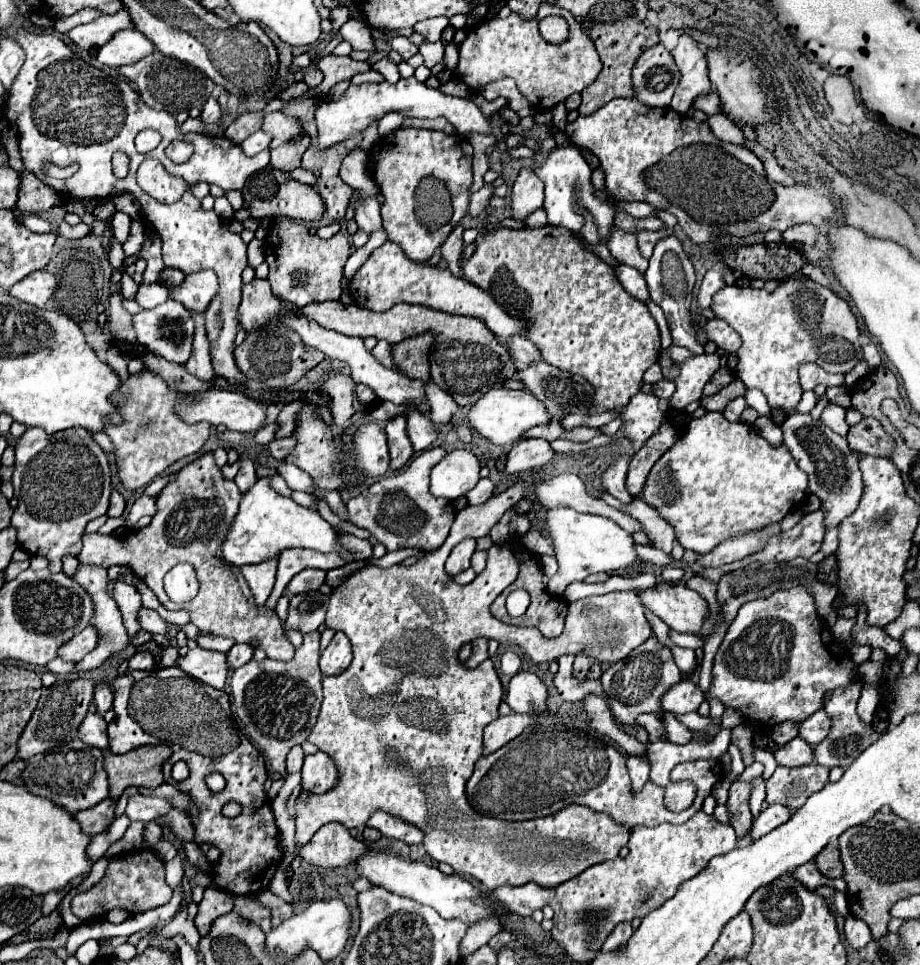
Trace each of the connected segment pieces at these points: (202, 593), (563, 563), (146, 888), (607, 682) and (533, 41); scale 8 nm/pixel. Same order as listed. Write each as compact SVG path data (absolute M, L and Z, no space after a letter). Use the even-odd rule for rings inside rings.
M205 454L195 462L183 466L177 472L177 480L161 490L157 500L157 514L147 528L131 532L131 536L127 536L125 540L119 540L115 536L85 534L83 550L77 558L83 564L97 564L103 568L115 564L131 566L131 570L157 594L159 602L167 610L187 610L191 622L199 630L215 636L229 636L237 642L259 640L261 648L267 652L267 658L291 660L295 648L283 634L279 616L275 614L275 610L267 610L265 606L257 606L253 602L253 594L239 568L223 562L219 550L227 528L235 518L239 500L241 492L237 490L235 482L221 476L221 470L215 466L213 454ZM177 562L193 564L201 582L197 598L185 604L173 604L163 590L163 576Z
M557 506L557 508L551 508L545 512L545 534L553 540L555 558L559 562L559 572L553 578L549 578L547 590L557 596L561 596L565 592L567 584L583 580L589 574L621 570L621 568L637 562L635 542L633 542L631 534L603 516L581 514L573 508Z
M134 850L123 853L119 856L113 856L109 860L109 866L105 870L105 876L93 884L87 892L77 894L71 900L71 912L79 918L103 918L105 912L113 908L123 908L127 912L145 912L157 906L163 906L171 900L171 886L165 882L165 870L163 862L153 850Z
M651 636L645 644L641 644L639 648L635 648L625 660L619 660L617 664L609 666L603 676L601 676L601 684L603 684L603 690L605 694L609 696L609 704L611 704L611 712L617 720L621 720L623 724L631 724L631 726L637 726L639 724L635 722L635 718L641 714L641 712L649 712L649 714L655 714L657 710L661 710L661 696L673 686L677 684L677 664L673 660L673 654L671 650L661 644L655 636ZM653 656L659 660L659 678L653 686Z
M541 4L535 20L523 20L517 14L509 18L493 18L477 24L463 44L459 46L459 70L461 80L475 92L483 90L489 82L501 78L513 78L519 92L529 100L533 108L551 110L557 102L563 102L569 94L587 88L601 72L601 60L593 46L593 40L583 32L581 24L563 8ZM555 14L563 16L569 24L569 36L561 44L549 44L539 34L539 20Z

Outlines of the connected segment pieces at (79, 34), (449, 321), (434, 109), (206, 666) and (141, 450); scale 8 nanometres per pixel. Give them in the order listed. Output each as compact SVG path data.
M119 10L117 14L111 16L99 16L89 24L79 24L67 32L67 38L77 48L89 50L93 46L107 44L107 38L113 38L113 34L123 28L133 28L127 10Z
M339 300L313 304L307 308L301 308L301 312L323 328L349 334L349 336L359 336L359 338L375 336L375 338L387 340L389 344L395 344L399 340L405 340L407 336L417 336L431 330L435 338L429 354L431 378L443 392L451 394L459 406L471 406L471 402L475 402L483 392L487 392L493 386L501 386L505 378L515 376L515 366L509 358L507 346L499 342L491 334L491 330L477 318L451 316L451 314L415 306L415 304L397 304L387 312L371 312L357 304L341 304Z
M412 76L401 78L395 84L389 82L367 82L359 86L349 86L339 100L321 100L315 110L315 124L317 124L317 148L327 150L355 134L361 134L367 124L381 120L385 114L397 112L403 118L437 118L445 116L457 130L459 136L467 136L471 132L491 132L489 120L483 112L473 104L470 98L453 98L444 95L438 89L430 88L425 83L420 83Z
M193 648L185 656L177 658L177 666L189 674L195 680L201 680L213 688L223 688L227 680L227 658L221 652L205 650L205 648Z
M143 370L139 376L129 376L129 380L111 396L119 414L123 414L121 424L107 422L107 436L115 446L115 464L119 470L121 484L135 492L153 482L167 466L173 462L199 454L203 444L209 438L209 424L185 424L173 414L177 392L171 390L165 380L149 370Z

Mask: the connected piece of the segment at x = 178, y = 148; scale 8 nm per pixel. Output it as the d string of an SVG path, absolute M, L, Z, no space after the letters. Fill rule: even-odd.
M173 142L173 144L167 148L167 156L169 156L173 162L177 162L177 164L187 162L187 158L191 156L191 152L193 152L193 148L191 148L191 144L187 144L187 142Z

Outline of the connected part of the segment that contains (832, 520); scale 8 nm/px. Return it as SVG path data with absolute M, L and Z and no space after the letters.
M791 414L783 422L781 430L783 430L783 442L791 450L797 466L801 470L805 470L809 476L809 492L813 492L821 500L821 510L825 512L825 530L839 526L843 522L843 518L853 514L855 506L859 506L859 498L863 496L863 478L861 478L861 470L859 470L859 460L855 460L855 454L851 460L851 448L849 448L847 440L843 436L835 434L829 426L821 424L819 420L813 420L809 414Z

